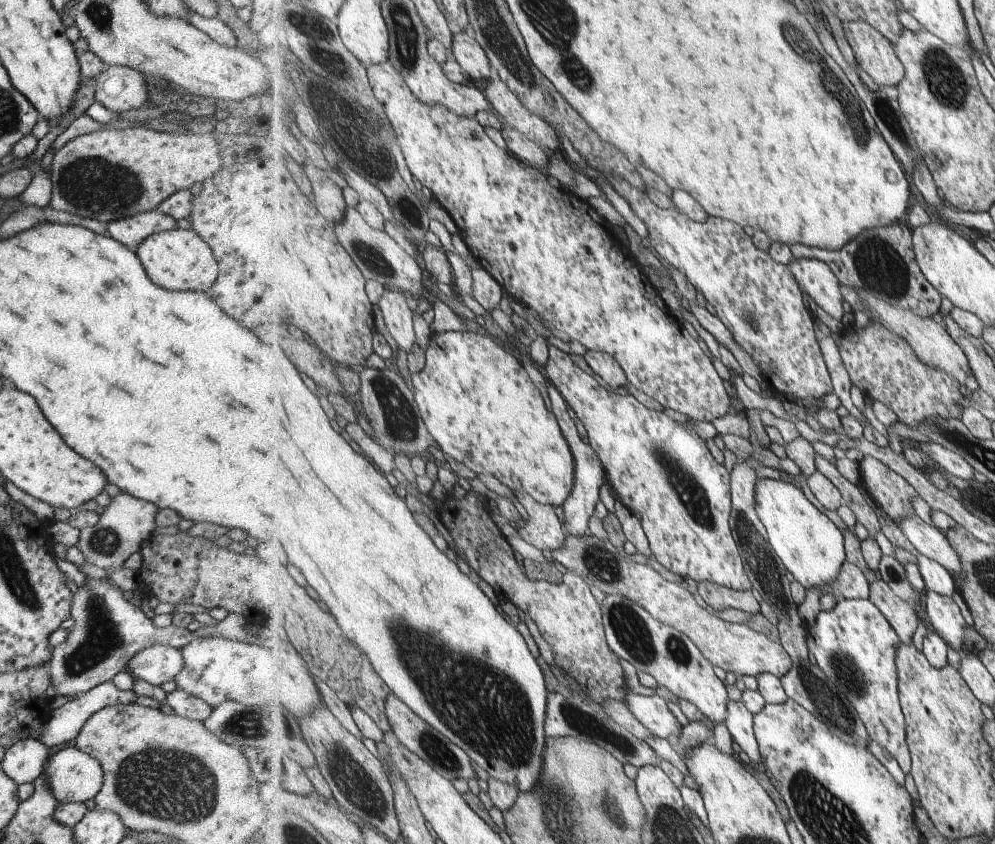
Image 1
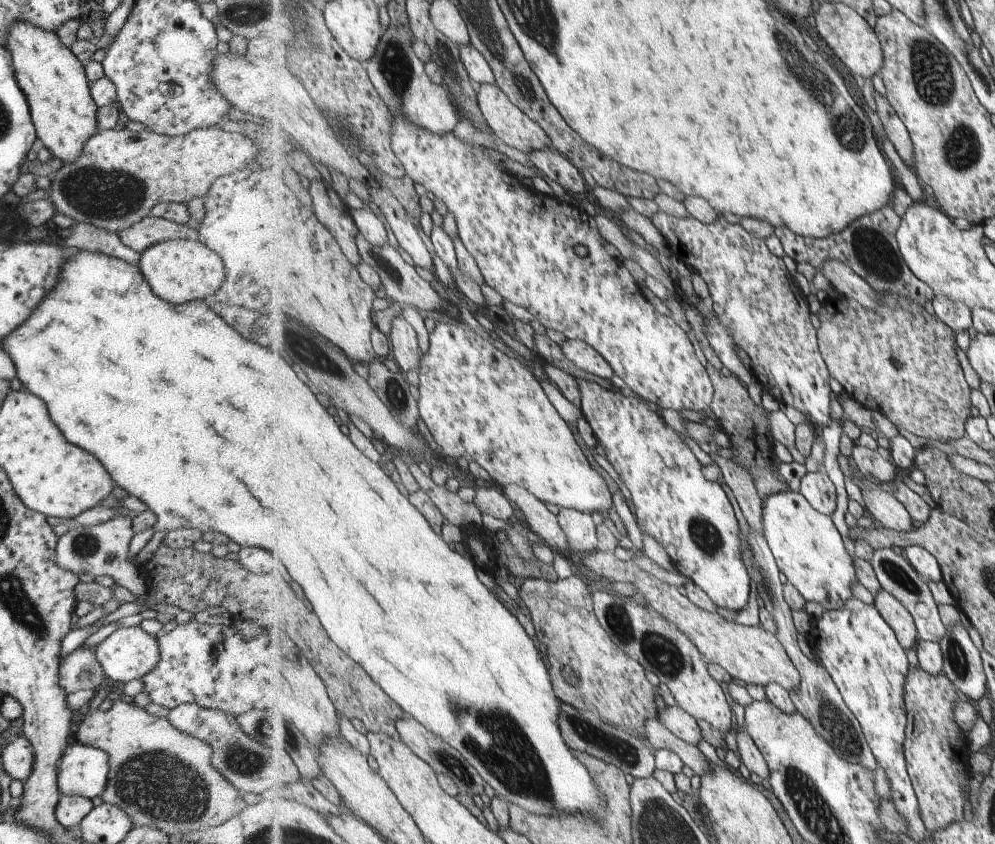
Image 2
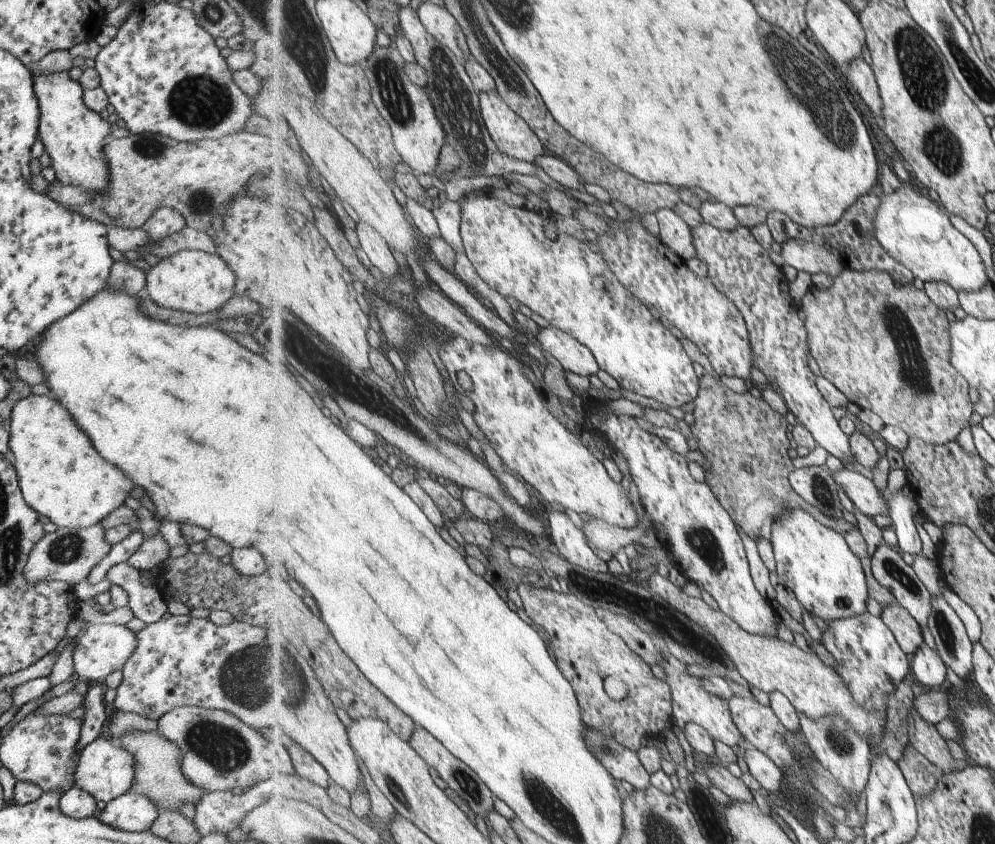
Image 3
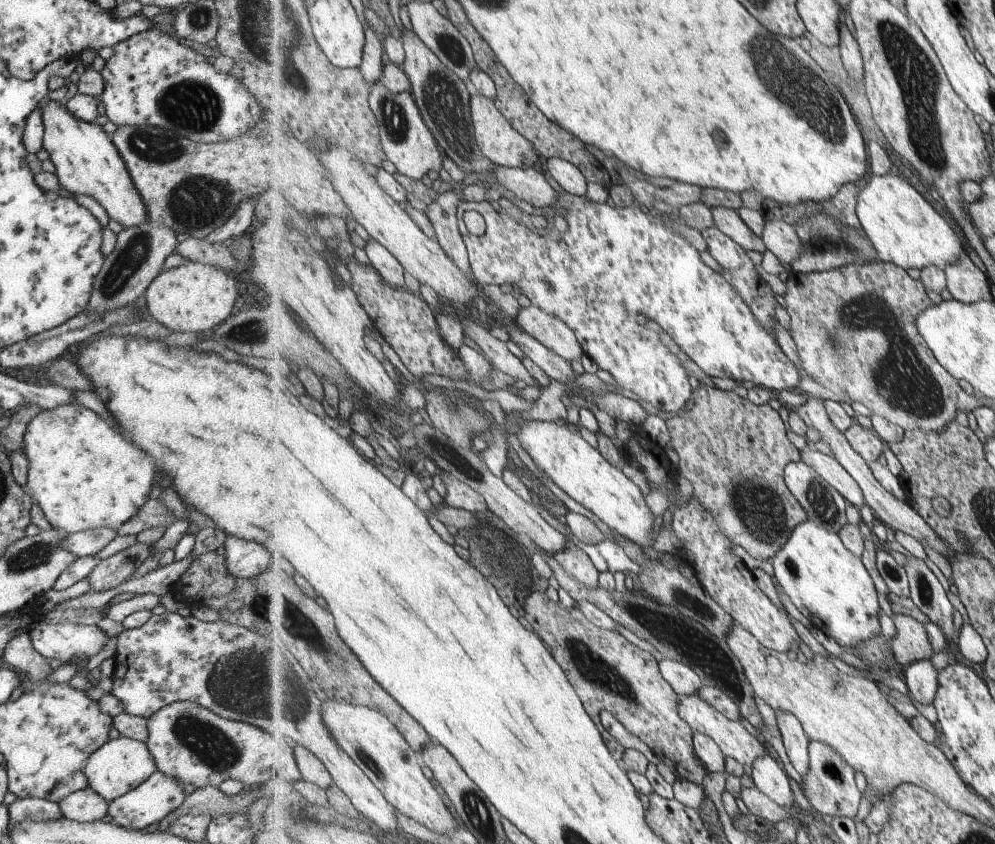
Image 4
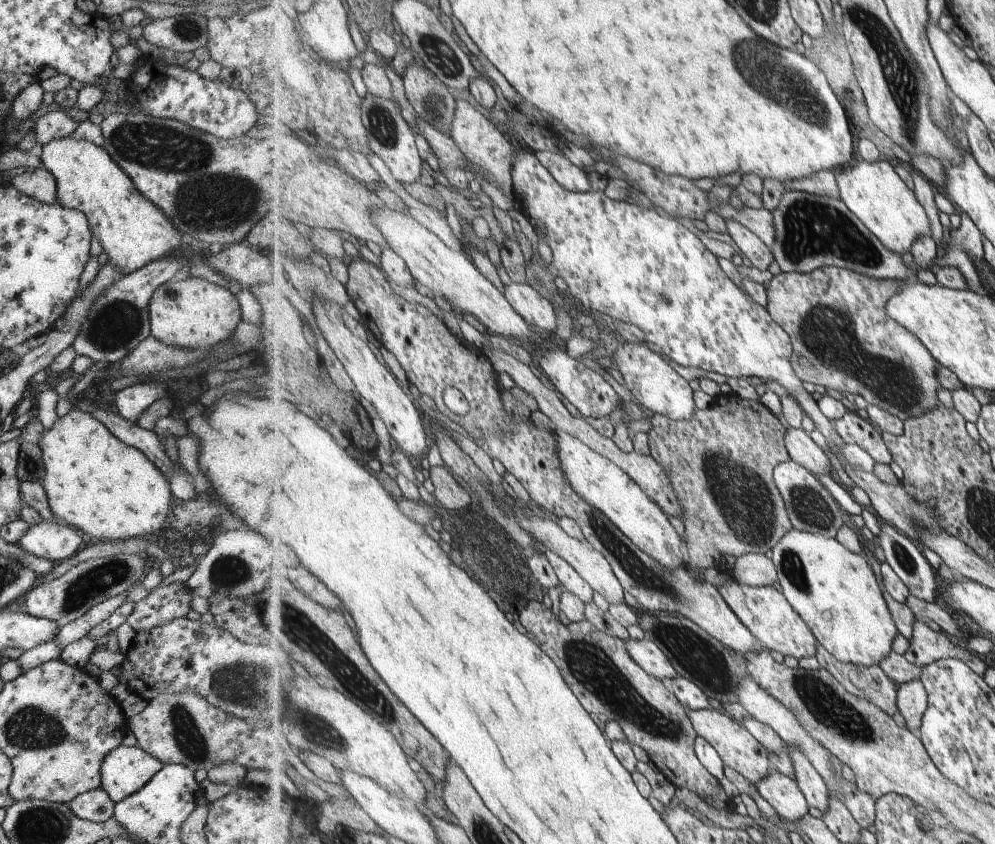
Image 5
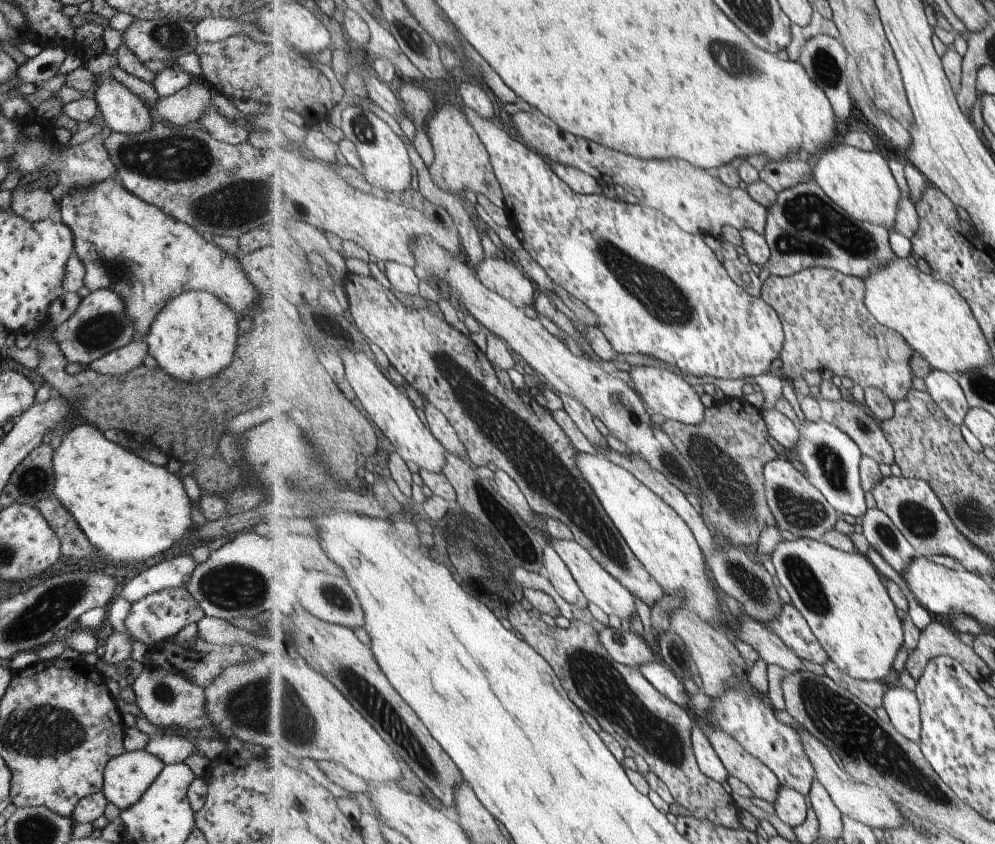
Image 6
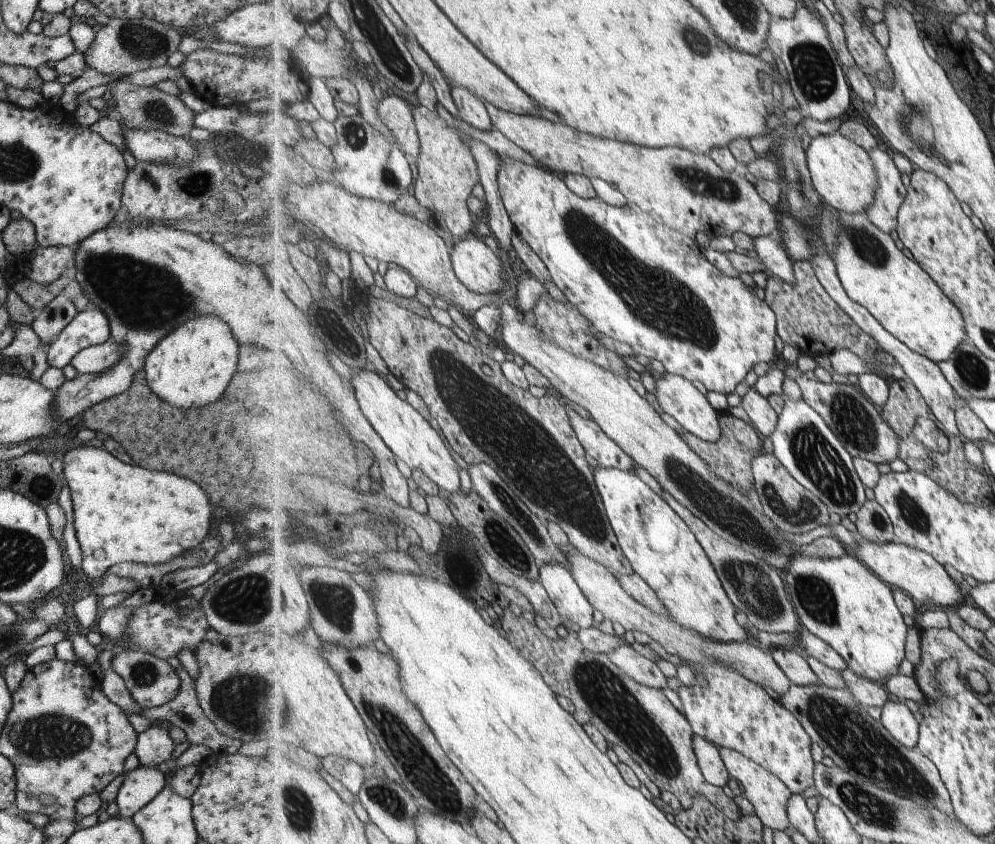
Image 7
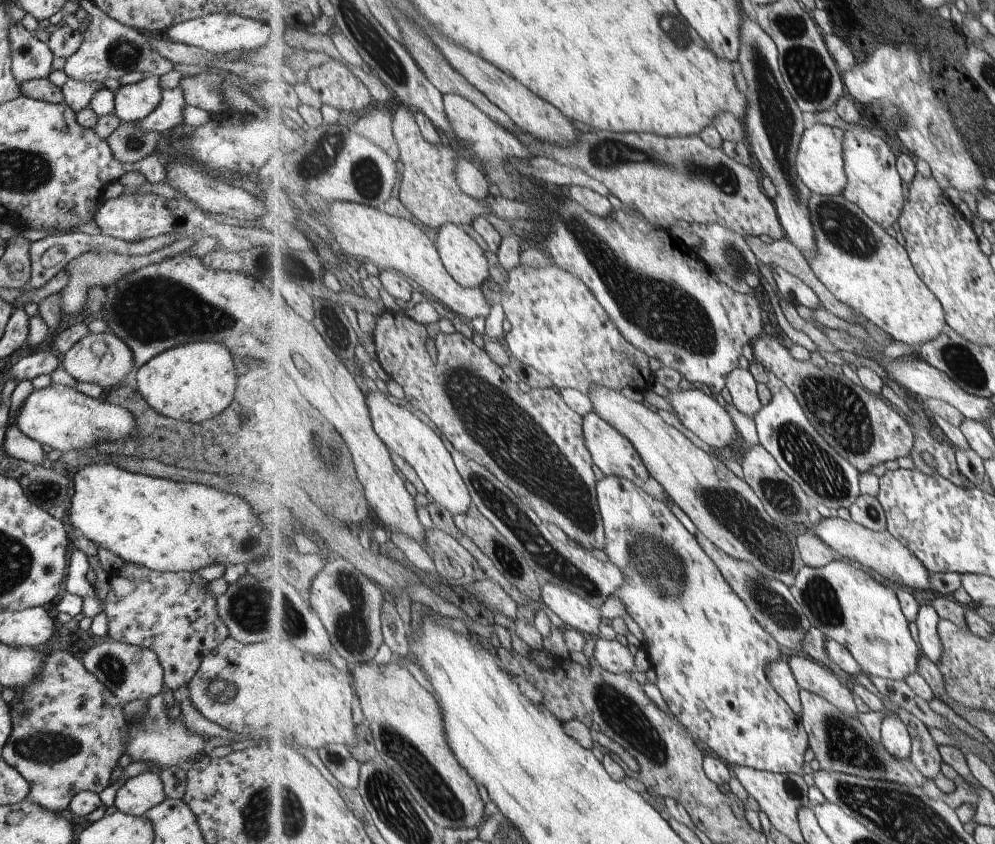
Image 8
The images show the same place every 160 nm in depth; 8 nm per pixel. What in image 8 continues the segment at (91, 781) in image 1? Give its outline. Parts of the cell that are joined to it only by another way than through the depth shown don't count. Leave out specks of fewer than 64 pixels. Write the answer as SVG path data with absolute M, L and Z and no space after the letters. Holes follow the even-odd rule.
M153 772L129 778L118 788L114 797L115 810L140 817L165 798L160 776Z

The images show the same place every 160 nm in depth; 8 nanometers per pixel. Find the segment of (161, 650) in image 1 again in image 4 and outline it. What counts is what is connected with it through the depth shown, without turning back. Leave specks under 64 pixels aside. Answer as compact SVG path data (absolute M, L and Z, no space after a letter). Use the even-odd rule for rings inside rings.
M37 622L27 631L32 647L45 660L58 658L63 664L95 656L110 635L97 625Z

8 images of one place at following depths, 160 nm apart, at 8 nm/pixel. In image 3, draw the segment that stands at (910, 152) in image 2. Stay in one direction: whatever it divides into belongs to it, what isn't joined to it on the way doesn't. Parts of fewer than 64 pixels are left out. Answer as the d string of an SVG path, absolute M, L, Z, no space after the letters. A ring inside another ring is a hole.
M862 58L857 59L849 64L846 74L848 80L876 119L879 122L883 121L883 97L881 96L880 86L878 85L873 67L869 66Z

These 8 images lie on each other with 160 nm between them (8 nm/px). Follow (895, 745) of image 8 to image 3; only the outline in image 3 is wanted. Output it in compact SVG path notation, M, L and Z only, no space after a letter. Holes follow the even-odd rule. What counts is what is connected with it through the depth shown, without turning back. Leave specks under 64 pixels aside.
M925 643L914 654L911 672L914 674L914 680L922 684L925 690L943 686L949 674L941 655Z

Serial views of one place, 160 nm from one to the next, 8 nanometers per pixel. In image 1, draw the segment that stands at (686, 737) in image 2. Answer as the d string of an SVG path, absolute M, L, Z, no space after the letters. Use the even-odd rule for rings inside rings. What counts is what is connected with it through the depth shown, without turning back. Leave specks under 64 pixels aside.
M630 692L626 698L626 705L641 724L644 724L657 737L671 740L680 736L683 726L675 718L675 712L669 710L665 698L655 694L645 696Z

